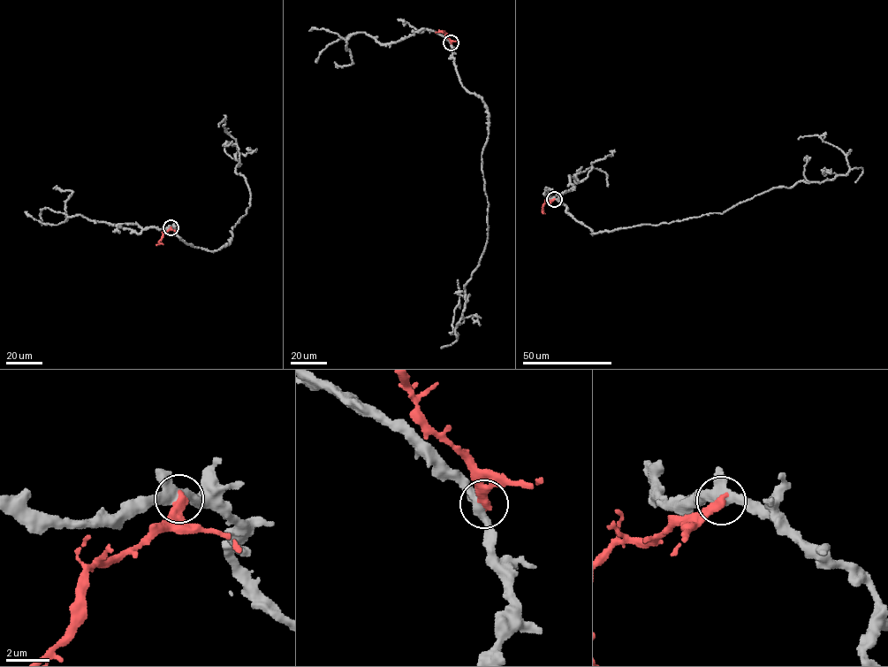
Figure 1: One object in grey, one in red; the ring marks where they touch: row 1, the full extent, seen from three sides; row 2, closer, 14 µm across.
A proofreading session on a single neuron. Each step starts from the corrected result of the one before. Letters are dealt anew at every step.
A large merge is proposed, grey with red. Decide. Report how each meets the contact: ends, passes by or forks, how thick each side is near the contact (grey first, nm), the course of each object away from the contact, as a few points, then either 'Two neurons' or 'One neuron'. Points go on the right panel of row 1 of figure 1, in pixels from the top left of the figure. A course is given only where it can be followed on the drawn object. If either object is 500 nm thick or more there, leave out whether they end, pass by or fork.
At the ring grey forks. At the ring red ends. Thickness 380 nm (grey) against 440 nm. Course of grey: (554, 199), (594, 234), (723, 213), (772, 188), (847, 173), (848, 162), (839, 149), (817, 135), (798, 140). Course of red: (554, 199), (543, 204), (544, 213). Two neurons

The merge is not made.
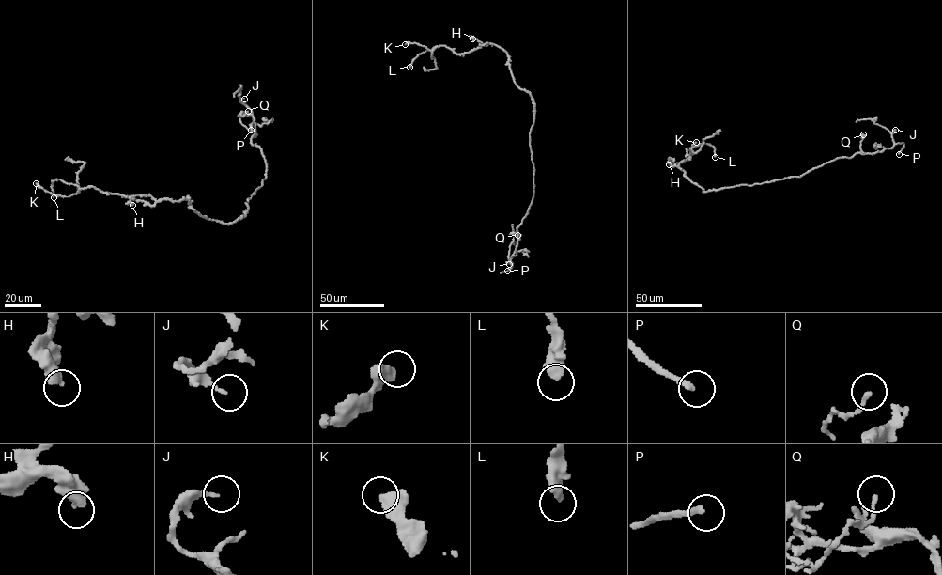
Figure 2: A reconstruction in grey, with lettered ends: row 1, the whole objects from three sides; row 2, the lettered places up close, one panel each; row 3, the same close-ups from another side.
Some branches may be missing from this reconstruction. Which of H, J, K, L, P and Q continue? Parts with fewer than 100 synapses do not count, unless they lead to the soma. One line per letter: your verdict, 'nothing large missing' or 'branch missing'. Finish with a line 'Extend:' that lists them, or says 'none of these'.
H: nothing large missing
J: nothing large missing
K: nothing large missing
L: nothing large missing
P: branch missing
Q: nothing large missing
Extend: P

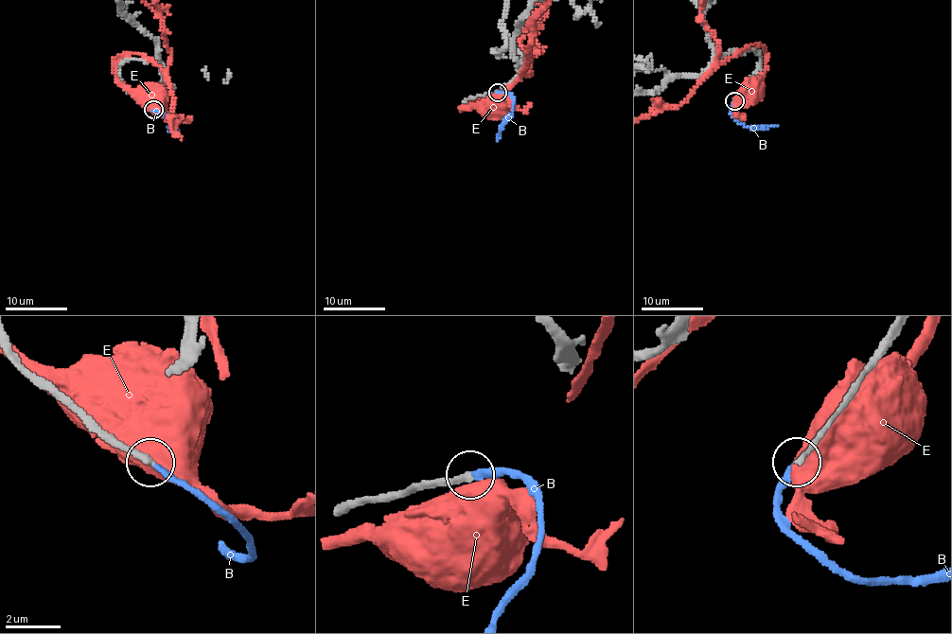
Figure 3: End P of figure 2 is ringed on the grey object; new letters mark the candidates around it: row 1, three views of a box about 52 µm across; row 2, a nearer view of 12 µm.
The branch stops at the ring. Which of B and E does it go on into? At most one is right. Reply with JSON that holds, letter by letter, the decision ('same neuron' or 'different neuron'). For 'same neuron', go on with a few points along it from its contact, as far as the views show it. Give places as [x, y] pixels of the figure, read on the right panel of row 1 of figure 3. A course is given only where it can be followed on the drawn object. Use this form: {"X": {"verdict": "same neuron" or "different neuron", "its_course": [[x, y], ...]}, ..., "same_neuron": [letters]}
{"B": {"verdict": "same neuron", "its_course": [[734, 101], [731, 111], [735, 117], [749, 127], [776, 125]]}, "E": {"verdict": "different neuron"}, "same_neuron": ["B"]}

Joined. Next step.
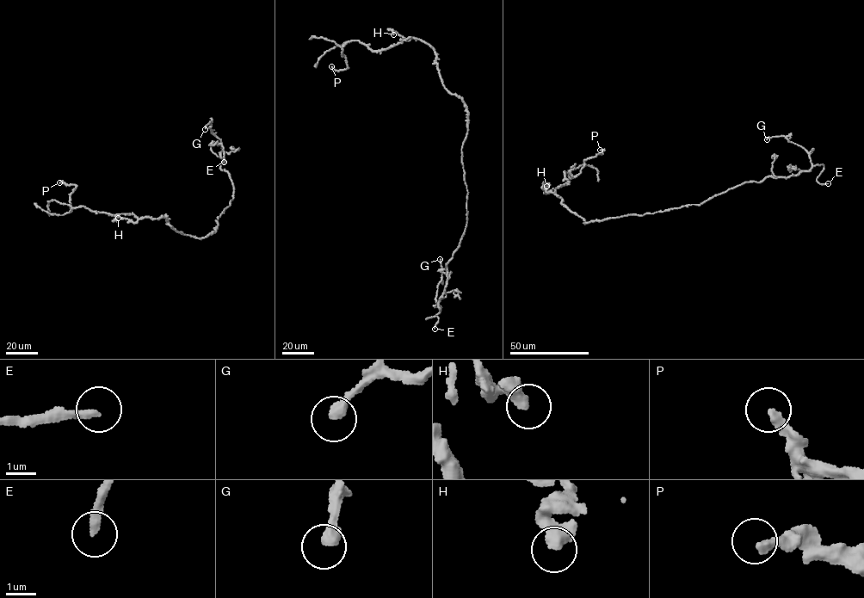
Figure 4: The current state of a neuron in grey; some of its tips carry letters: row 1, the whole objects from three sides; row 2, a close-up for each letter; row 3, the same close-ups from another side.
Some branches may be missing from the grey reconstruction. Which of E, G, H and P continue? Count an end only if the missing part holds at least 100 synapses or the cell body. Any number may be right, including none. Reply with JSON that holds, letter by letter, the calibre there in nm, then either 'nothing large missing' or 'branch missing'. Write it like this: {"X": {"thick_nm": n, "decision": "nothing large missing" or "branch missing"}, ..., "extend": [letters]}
{"E": {"thick_nm": 280, "decision": "branch missing"}, "G": {"thick_nm": 400, "decision": "nothing large missing"}, "H": {"thick_nm": 340, "decision": "nothing large missing"}, "P": {"thick_nm": 320, "decision": "nothing large missing"}, "extend": ["E"]}

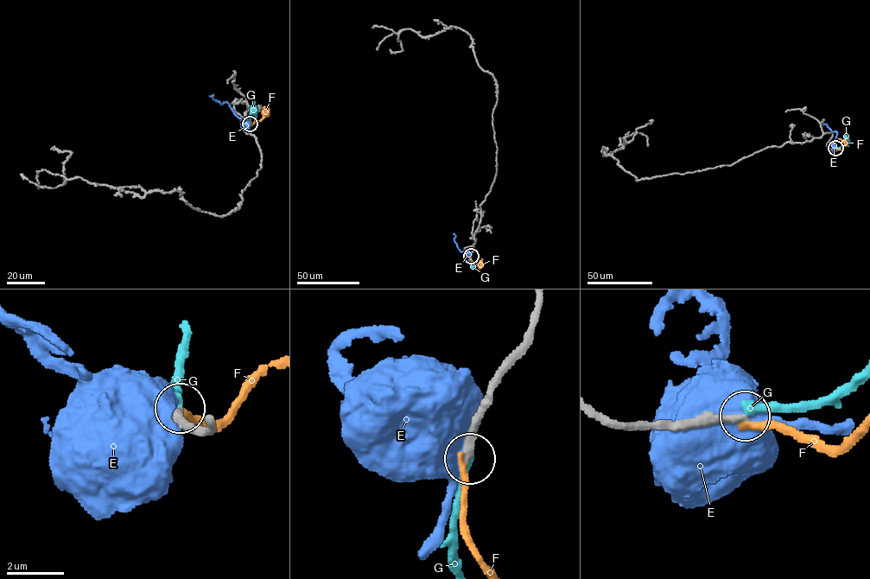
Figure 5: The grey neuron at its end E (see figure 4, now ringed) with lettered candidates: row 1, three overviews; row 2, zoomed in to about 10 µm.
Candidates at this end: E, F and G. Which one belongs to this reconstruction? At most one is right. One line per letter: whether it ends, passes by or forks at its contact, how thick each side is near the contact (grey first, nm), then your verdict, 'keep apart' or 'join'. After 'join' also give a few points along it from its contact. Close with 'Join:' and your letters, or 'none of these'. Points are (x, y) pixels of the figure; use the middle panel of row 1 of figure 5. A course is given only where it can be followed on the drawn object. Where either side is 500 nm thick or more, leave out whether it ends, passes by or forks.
E: calibres 400 and 950 nm; keep apart
F: it ends; calibres 300 and 240 nm; keep apart
G: it ends; calibres 280 and 320 nm; keep apart
Join: none of these

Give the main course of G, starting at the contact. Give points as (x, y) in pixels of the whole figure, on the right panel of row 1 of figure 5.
G: (836, 148), (847, 140)

